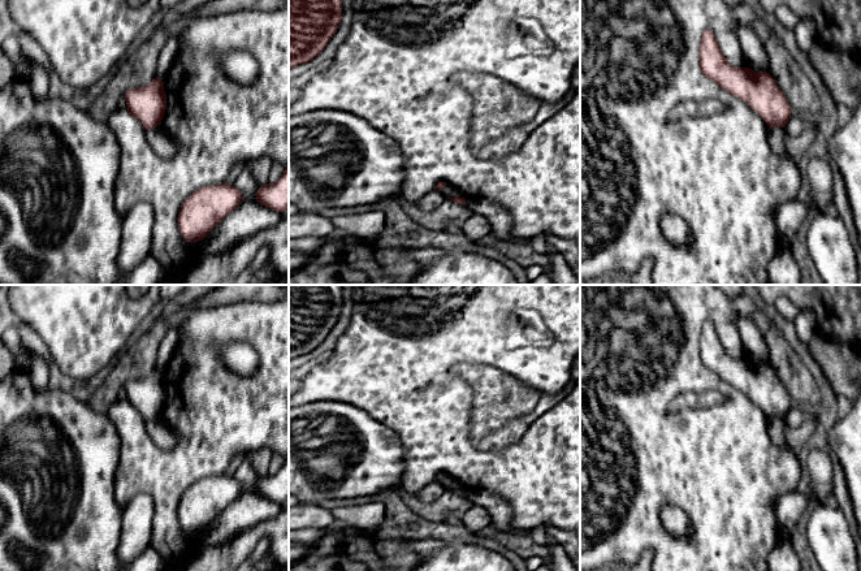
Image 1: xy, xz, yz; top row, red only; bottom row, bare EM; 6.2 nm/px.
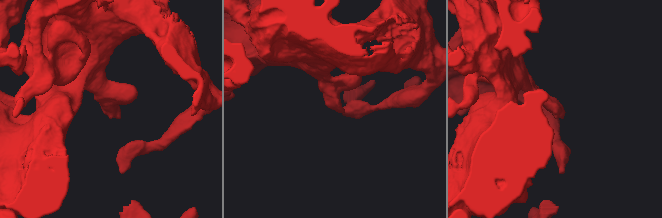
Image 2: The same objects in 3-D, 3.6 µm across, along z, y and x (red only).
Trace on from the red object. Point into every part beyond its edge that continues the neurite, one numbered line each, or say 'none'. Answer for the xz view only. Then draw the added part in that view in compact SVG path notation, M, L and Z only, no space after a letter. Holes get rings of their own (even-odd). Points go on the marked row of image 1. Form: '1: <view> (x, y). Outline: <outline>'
none

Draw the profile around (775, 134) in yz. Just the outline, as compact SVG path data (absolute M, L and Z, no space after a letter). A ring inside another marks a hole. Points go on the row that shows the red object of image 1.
M775 126L769 130L769 143L776 155L779 156L787 155L783 127Z

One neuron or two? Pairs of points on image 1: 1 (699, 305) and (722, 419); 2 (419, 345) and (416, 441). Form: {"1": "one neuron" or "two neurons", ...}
{"1": "one neuron", "2": "one neuron"}

